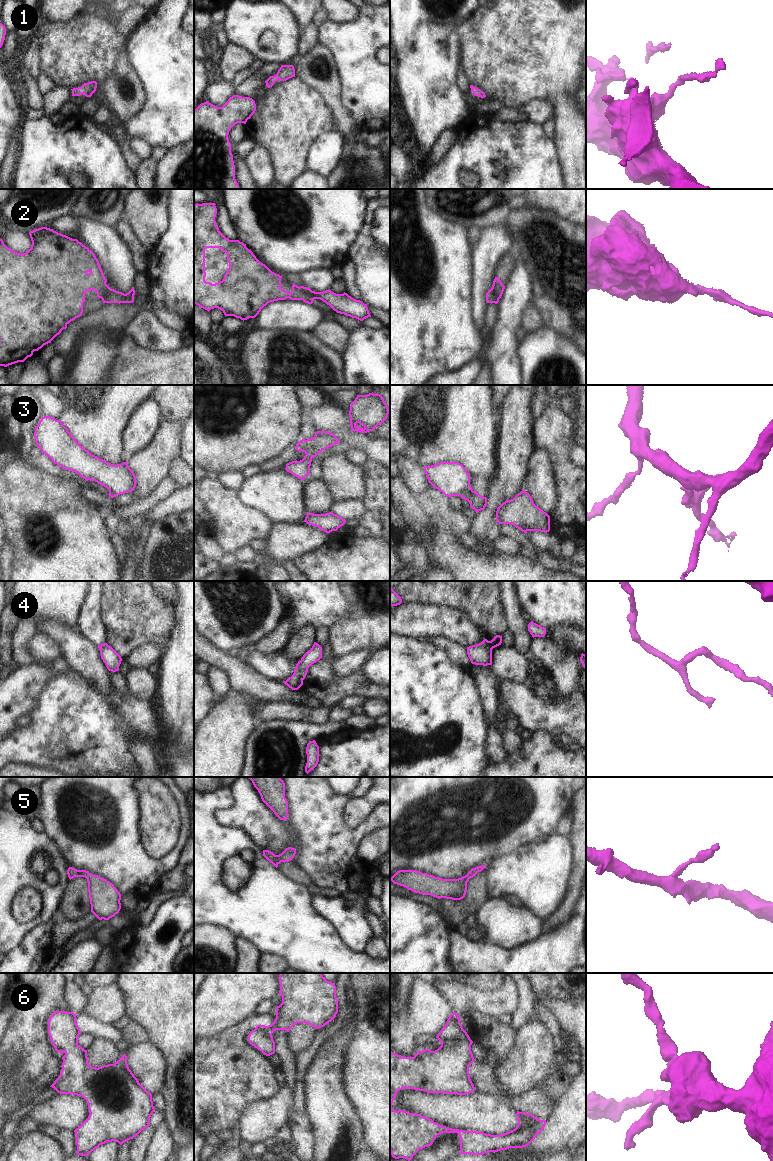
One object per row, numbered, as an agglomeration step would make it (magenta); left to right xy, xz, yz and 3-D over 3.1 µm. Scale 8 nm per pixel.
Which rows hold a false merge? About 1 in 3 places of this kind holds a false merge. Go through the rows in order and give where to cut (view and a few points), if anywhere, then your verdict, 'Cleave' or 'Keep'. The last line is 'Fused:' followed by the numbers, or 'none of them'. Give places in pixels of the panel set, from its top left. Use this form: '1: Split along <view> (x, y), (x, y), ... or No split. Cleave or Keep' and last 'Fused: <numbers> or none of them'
1: No split. Keep
2: Split along xz (299, 287), (315, 298). Cleave
3: Split along yz (470, 485), (459, 495). Cleave
4: Split along xz (296, 666), (299, 669), (302, 680). Cleave
5: No split. Keep
6: No split. Keep
Fused: 2, 3, 4

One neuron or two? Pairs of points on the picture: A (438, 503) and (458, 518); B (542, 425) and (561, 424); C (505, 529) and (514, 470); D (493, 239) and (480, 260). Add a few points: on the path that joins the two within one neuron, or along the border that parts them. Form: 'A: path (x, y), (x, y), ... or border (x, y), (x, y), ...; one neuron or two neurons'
A: path (443, 508), (453, 518); one neuron
B: path (547, 425), (556, 425); one neuron
C: border (501, 524), (500, 534); two neurons
D: path (493, 244), (485, 255); one neuron

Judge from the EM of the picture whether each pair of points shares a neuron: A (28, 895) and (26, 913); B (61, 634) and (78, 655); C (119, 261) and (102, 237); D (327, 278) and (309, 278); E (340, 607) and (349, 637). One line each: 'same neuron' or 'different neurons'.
A: same neuron
B: same neuron
C: same neuron
D: same neuron
E: different neurons

